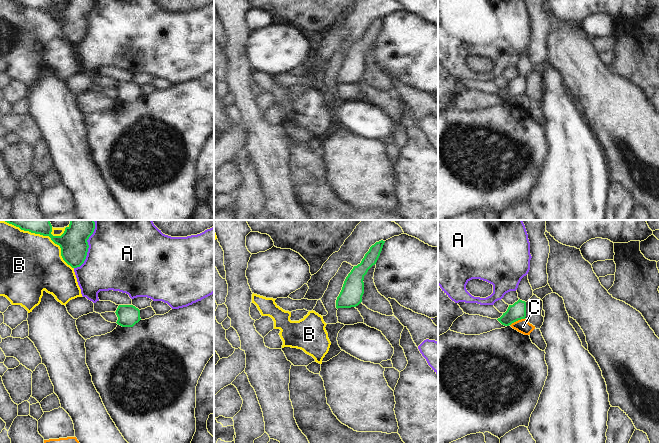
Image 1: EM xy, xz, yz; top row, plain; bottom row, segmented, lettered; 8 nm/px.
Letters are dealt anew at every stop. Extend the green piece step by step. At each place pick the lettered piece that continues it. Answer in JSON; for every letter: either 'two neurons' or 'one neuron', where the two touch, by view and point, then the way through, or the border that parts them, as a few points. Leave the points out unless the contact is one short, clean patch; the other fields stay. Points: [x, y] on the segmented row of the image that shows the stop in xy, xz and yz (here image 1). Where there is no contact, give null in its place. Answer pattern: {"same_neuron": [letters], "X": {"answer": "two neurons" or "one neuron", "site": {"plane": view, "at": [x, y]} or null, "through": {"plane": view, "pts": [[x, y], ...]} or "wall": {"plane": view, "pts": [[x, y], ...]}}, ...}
{"same_neuron": [], "A": {"answer": "two neurons", "site": {"plane": "xy", "at": [88, 246]}}, "B": {"answer": "two neurons", "site": {"plane": "xy", "at": [41, 234]}}, "C": {"answer": "two neurons", "site": {"plane": "yz", "at": [517, 320]}, "wall": {"plane": "yz", "pts": [[524, 318], [518, 319], [510, 325]]}}}

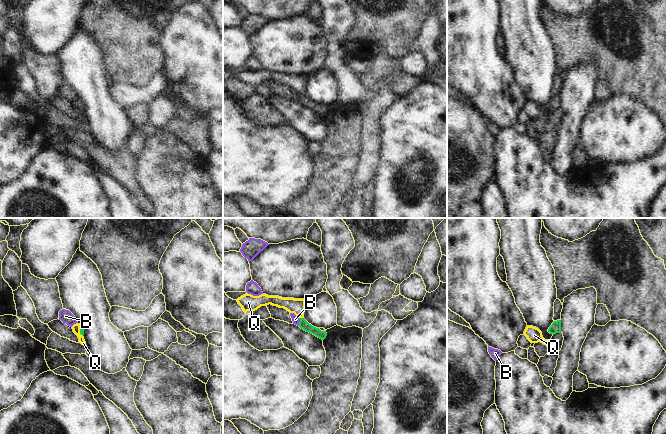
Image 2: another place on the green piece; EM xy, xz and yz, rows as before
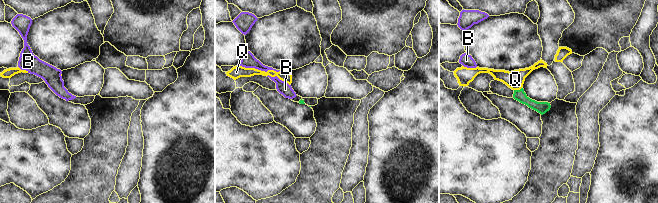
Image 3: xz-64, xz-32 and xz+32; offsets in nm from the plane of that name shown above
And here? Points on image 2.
{"same_neuron": ["Q"], "B": {"answer": "two neurons", "site": {"plane": "xz", "at": [299, 322]}, "wall": {"plane": "xz", "pts": [[300, 318], [297, 325]]}}, "Q": {"answer": "one neuron", "site": {"plane": "xz", "at": [302, 318]}, "through": {"plane": "xz", "pts": [[303, 324], [302, 318], [297, 306]]}}}

